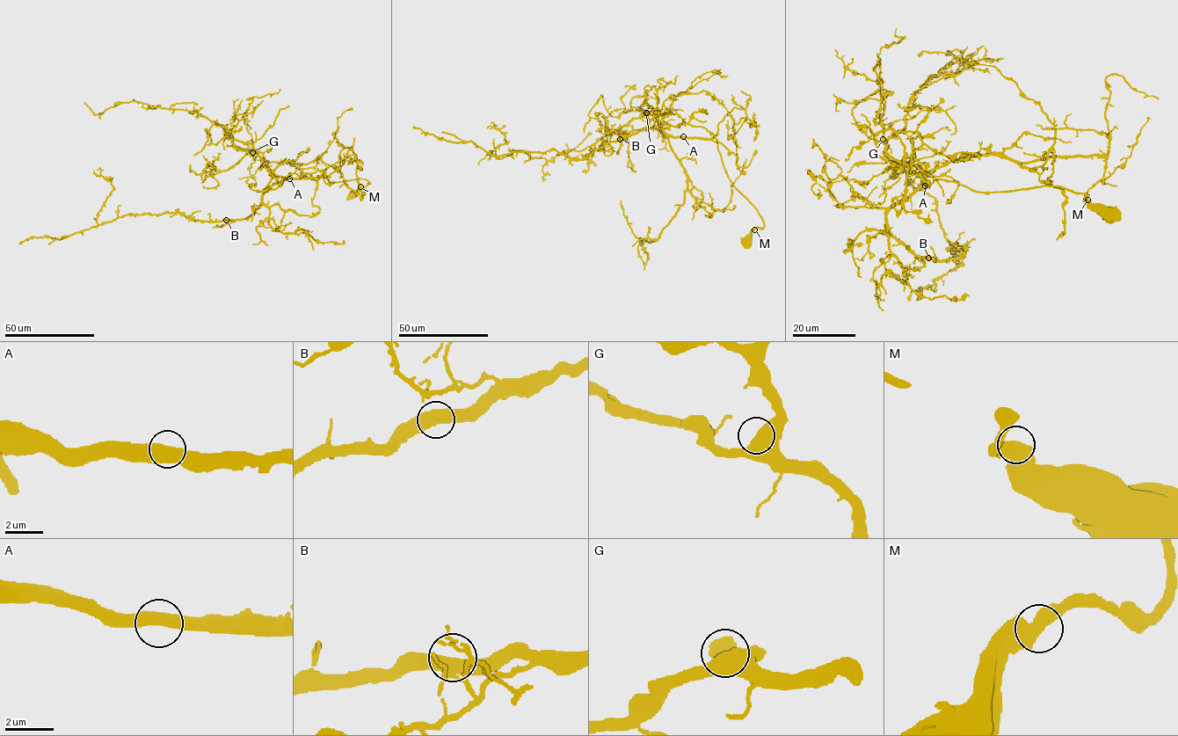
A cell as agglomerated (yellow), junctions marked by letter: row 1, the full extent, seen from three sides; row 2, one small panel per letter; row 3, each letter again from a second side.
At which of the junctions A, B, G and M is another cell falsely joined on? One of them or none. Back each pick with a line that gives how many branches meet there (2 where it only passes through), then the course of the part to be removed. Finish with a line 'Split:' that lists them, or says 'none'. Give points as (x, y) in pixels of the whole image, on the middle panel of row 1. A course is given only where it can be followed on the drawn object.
Split: none

